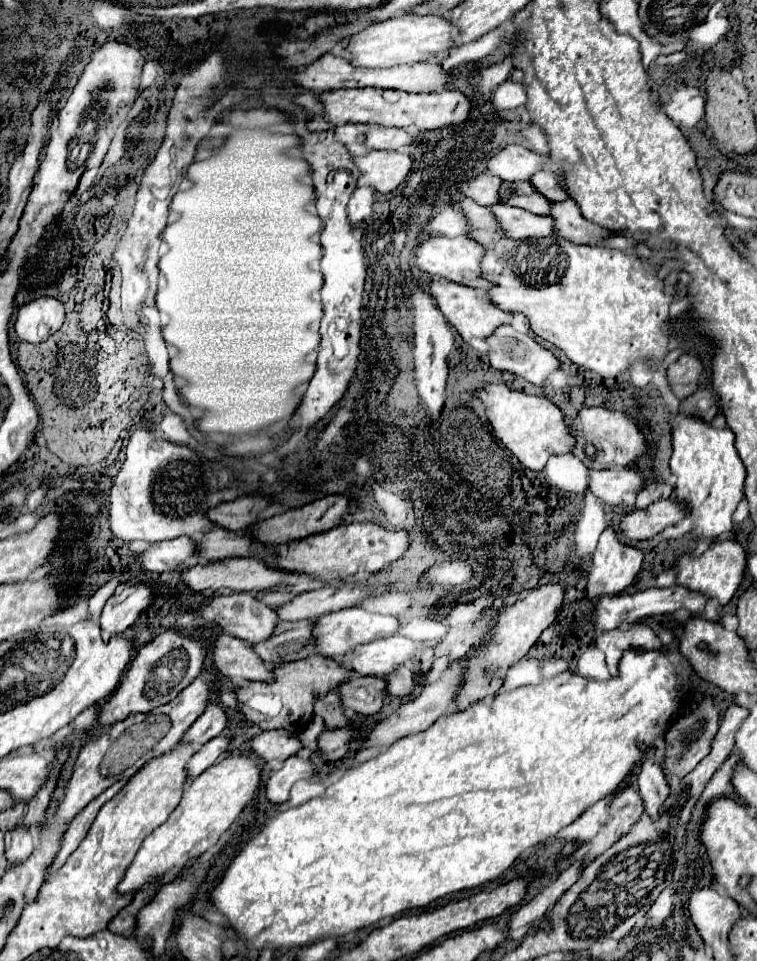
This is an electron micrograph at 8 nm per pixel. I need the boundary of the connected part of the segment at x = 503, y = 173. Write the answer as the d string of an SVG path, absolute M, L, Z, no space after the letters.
M507 145L487 161L485 171L503 181L527 181L533 175L533 171L541 171L541 165L541 155L521 145Z

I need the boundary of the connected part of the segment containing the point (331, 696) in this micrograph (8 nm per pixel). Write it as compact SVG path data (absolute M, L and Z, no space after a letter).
M329 691L325 697L315 699L313 707L315 707L313 713L319 715L319 717L323 717L327 729L337 729L337 727L349 725L347 717L343 713L343 707L339 703L339 695L335 691Z

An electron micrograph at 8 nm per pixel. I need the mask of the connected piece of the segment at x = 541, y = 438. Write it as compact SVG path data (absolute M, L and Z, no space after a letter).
M485 385L475 391L475 397L485 407L487 425L491 427L493 435L519 459L523 467L531 471L543 471L549 455L571 451L571 443L575 439L571 439L567 431L563 413L549 399L513 391L507 385Z

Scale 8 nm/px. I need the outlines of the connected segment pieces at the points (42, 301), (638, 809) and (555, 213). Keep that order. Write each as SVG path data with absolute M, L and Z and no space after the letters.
M40 297L19 307L15 332L21 341L32 344L47 341L65 321L65 307L55 297Z
M627 785L613 801L611 801L611 819L601 825L599 833L591 839L589 853L587 853L587 863L607 851L619 835L625 835L631 829L631 823L639 819L639 815L645 811L641 795L637 793L635 785Z
M571 199L551 203L549 217L553 219L553 235L573 243L595 243L611 237L611 233L607 233L603 227L599 229L595 223L583 221L579 207Z

